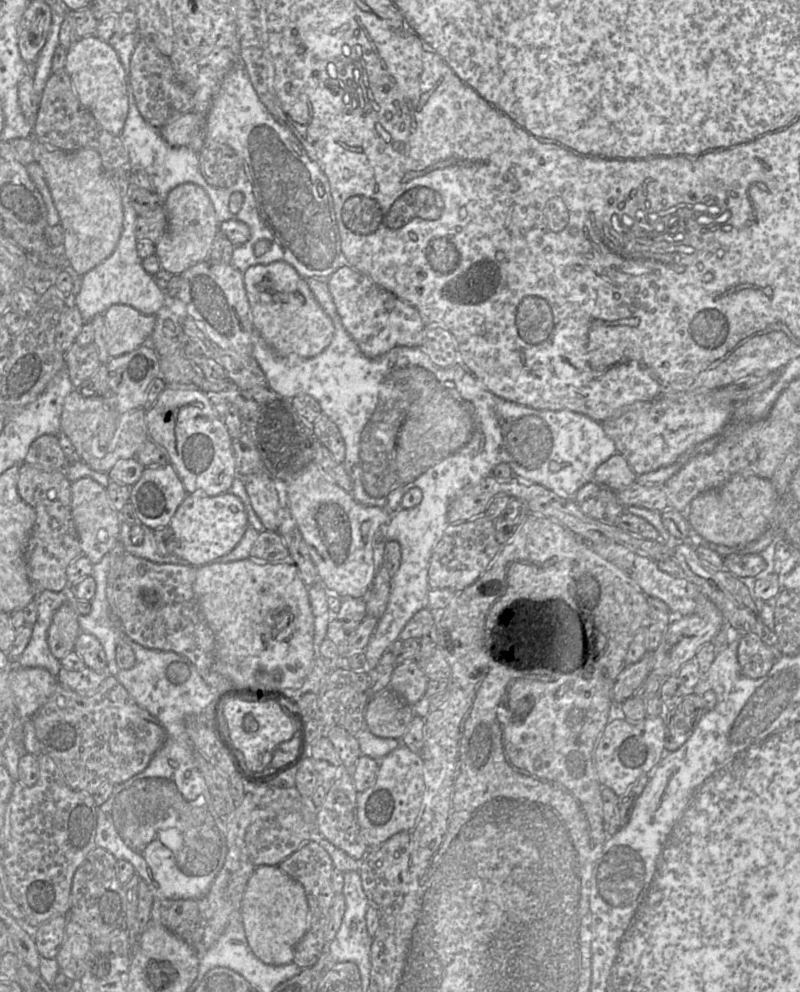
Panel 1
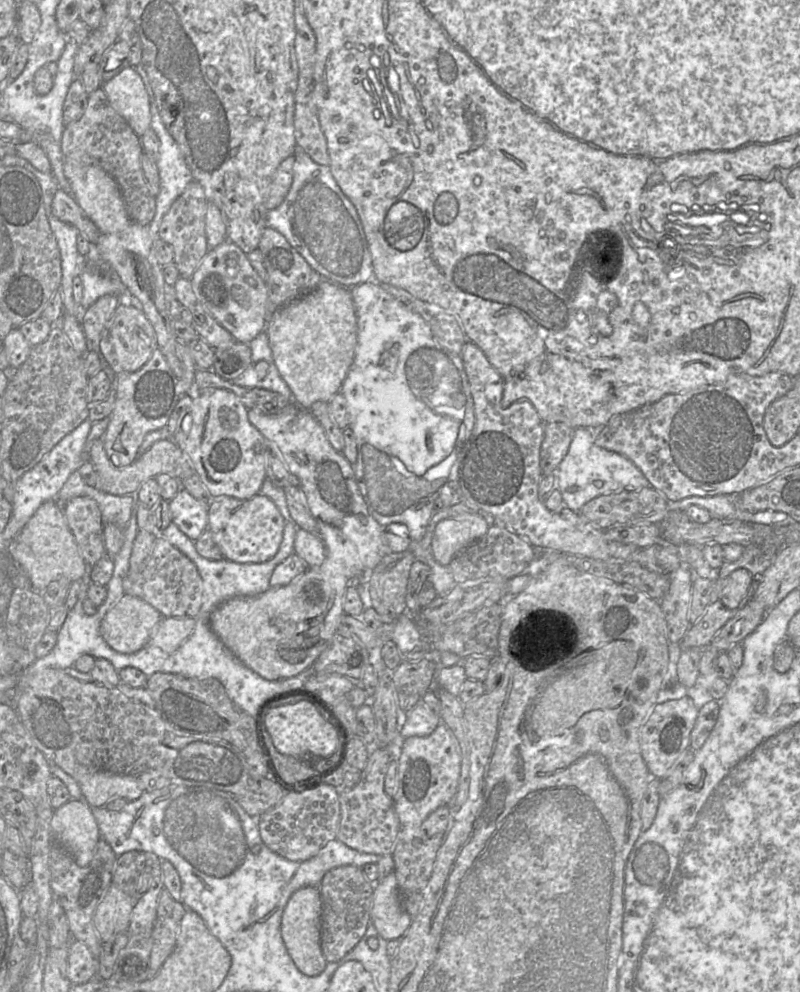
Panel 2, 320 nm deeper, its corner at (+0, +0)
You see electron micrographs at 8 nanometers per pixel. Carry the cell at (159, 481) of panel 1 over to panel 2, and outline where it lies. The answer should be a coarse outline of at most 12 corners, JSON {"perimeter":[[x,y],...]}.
{"perimeter":[[180,489],[169,501],[174,523],[196,541],[208,508]]}

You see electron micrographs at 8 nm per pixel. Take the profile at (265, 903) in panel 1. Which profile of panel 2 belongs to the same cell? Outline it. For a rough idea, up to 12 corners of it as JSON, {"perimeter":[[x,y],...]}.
{"perimeter":[[303,887],[281,921],[286,949],[300,972],[319,975],[322,898]]}

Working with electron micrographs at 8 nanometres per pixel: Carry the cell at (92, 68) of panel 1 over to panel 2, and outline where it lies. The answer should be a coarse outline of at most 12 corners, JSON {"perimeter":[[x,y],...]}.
{"perimeter":[[135,68],[102,84],[114,109],[141,137],[150,100]]}

